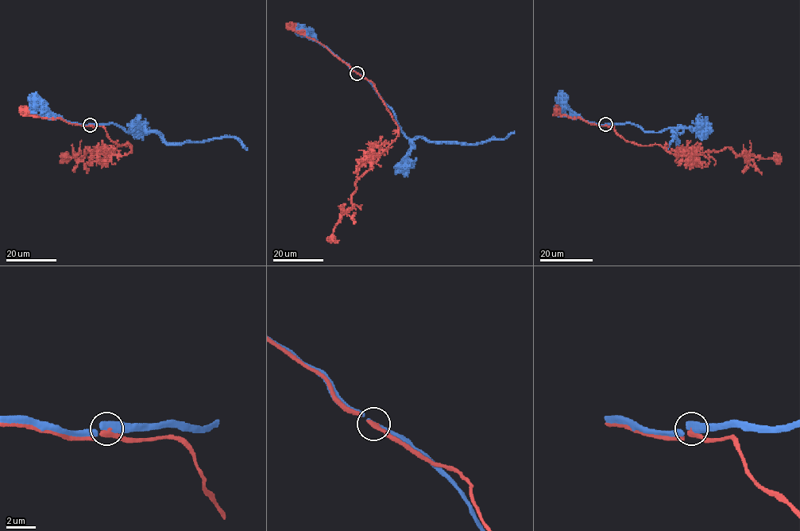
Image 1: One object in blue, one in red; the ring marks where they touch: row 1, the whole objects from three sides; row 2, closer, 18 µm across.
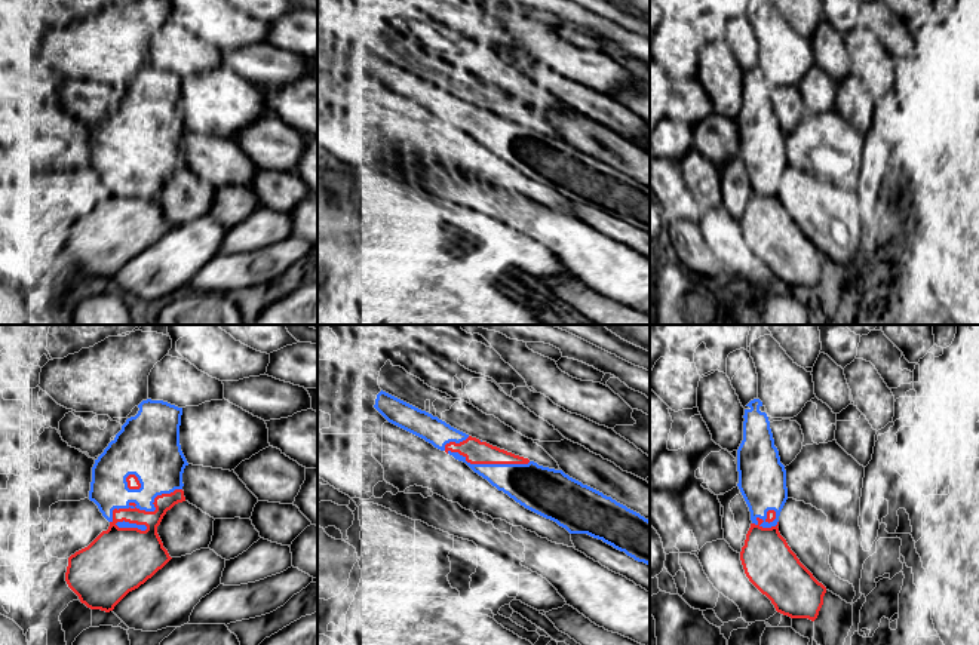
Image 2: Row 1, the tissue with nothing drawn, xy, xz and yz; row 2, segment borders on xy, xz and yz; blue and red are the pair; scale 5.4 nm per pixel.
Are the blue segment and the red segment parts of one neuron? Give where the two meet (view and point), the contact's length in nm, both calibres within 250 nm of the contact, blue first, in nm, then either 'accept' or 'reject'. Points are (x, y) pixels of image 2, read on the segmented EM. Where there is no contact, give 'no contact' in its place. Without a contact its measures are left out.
contact xz (485, 464); length 480 nm; calibres 220 and 130 nm; reject

